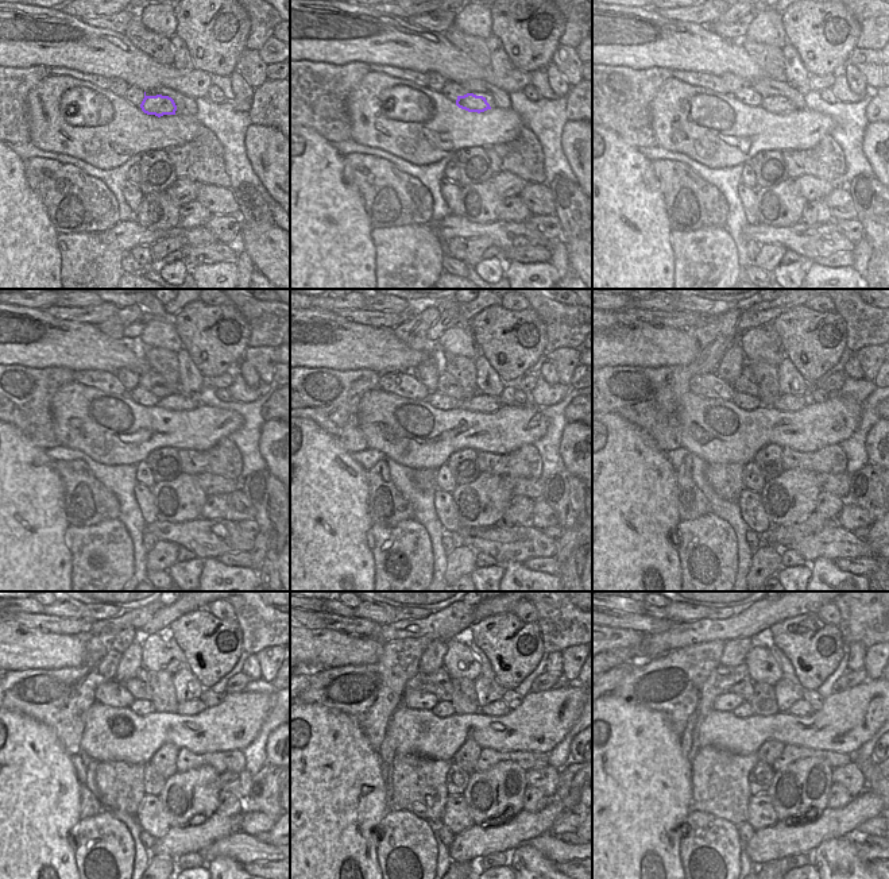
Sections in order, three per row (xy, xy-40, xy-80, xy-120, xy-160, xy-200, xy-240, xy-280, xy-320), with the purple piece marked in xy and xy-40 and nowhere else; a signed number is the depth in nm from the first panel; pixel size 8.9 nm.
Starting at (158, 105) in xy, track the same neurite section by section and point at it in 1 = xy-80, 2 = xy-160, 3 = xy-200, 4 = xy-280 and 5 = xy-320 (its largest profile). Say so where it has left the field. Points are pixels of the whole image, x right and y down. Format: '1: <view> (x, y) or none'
1: xy-80 (779, 104)
2: xy-160 (479, 403)
3: xy-200 (787, 403)
4: xy-280 (499, 708)
5: xy-320 (801, 708)

